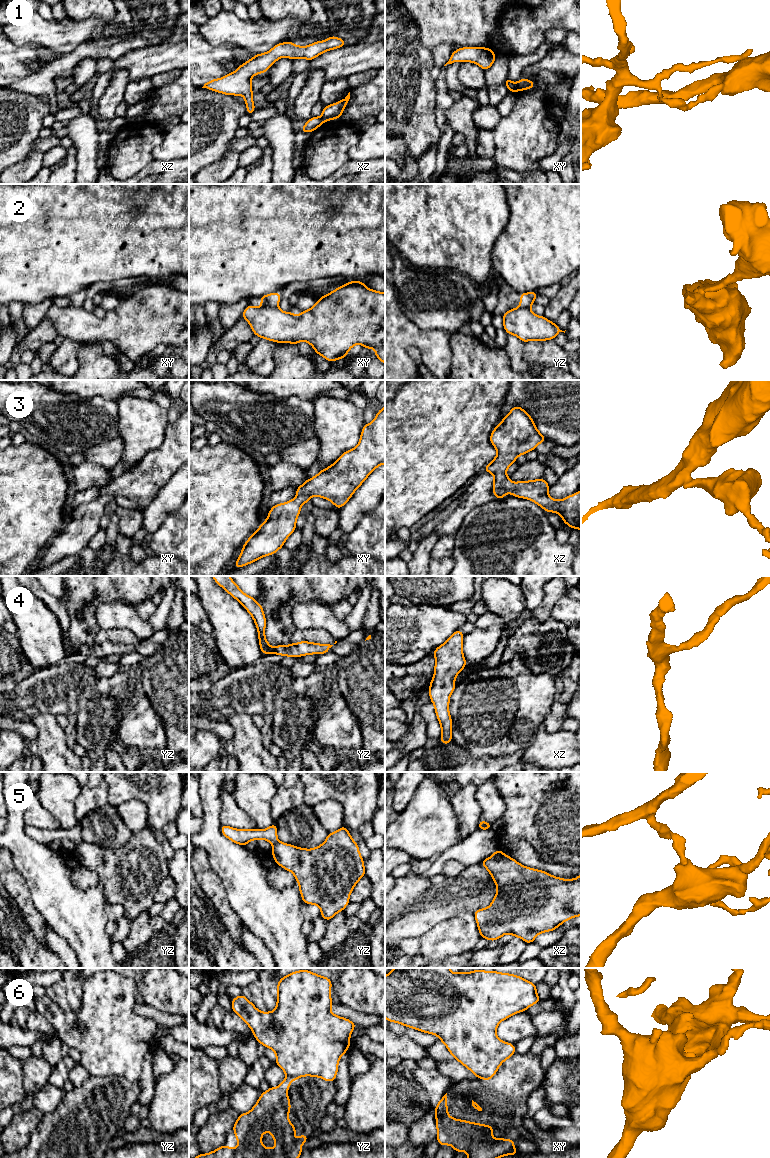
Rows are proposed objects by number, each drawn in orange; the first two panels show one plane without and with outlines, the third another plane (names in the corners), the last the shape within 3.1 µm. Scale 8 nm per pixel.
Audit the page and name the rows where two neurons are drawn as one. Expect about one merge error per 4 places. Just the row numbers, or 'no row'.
1, 2, 5, 6

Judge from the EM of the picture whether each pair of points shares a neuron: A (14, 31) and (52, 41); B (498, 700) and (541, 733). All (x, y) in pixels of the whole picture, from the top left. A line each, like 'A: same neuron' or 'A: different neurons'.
A: same neuron
B: different neurons

